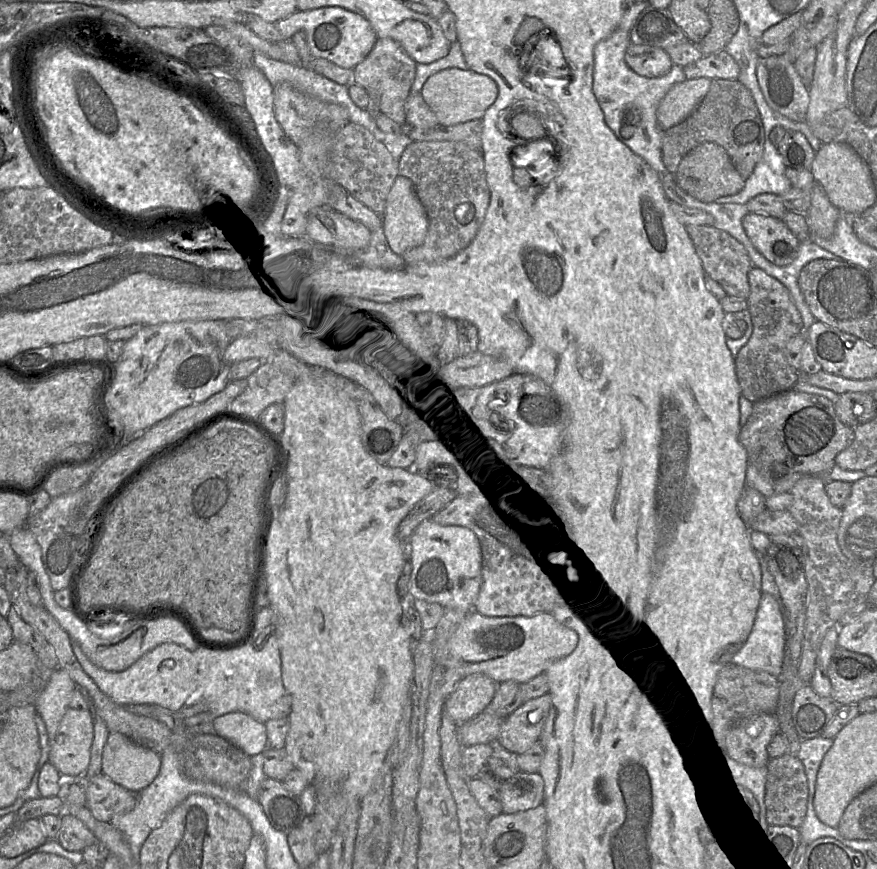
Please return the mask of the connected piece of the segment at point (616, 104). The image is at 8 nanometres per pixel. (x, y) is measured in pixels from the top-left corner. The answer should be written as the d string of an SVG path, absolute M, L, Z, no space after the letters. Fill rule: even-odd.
M617 29L594 48L593 93L604 113L605 123L622 143L657 173L668 200L688 208L703 208L706 203L683 191L676 183L675 174L670 173L664 166L662 161L664 131L658 126L656 118L657 108L667 92L675 84L686 80L684 69L674 64L668 73L660 77L647 78L638 75L625 61L626 50L630 44L629 32ZM624 125L634 127L631 138L622 136L621 129Z

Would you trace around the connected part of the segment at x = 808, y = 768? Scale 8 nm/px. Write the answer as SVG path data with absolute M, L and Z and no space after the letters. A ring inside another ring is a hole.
M818 737L801 742L799 746L794 746L792 751L789 752L795 754L804 766L808 780L808 802L814 803L817 773L825 754L832 744L833 740Z

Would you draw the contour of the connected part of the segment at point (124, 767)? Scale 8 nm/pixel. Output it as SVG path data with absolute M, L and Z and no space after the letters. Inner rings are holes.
M121 733L108 734L102 755L102 774L123 788L139 793L157 777L160 755Z

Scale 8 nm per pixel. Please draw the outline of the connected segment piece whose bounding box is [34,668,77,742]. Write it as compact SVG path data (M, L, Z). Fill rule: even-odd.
M58 668L51 675L45 689L37 698L36 712L45 722L49 741L54 740L60 722L69 708L69 702L77 686L68 672Z

